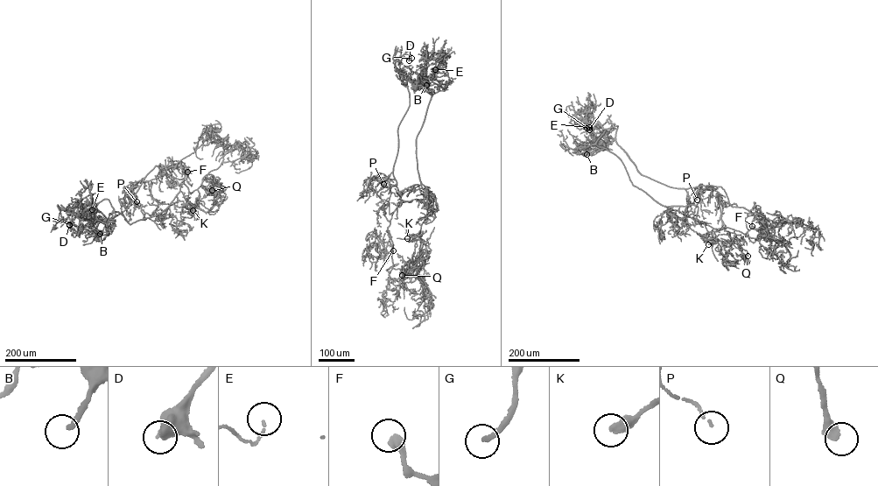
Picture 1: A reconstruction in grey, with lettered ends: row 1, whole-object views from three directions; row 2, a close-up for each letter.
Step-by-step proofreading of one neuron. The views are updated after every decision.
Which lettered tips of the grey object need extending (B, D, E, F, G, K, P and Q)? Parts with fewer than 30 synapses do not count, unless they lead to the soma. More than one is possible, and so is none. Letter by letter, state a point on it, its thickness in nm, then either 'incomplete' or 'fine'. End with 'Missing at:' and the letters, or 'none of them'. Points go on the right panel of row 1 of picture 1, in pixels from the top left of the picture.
B: place (586, 154); calibre 190 nm; incomplete
D: place (589, 130); calibre 600 nm; incomplete
E: place (589, 127); calibre 110 nm; fine
F: place (752, 226); calibre 440 nm; fine
G: place (586, 128); calibre 200 nm; incomplete
K: place (708, 244); calibre 480 nm; fine
P: place (697, 200); calibre 90 nm; fine
Q: place (748, 256); calibre 440 nm; fine
Missing at: B, D, G

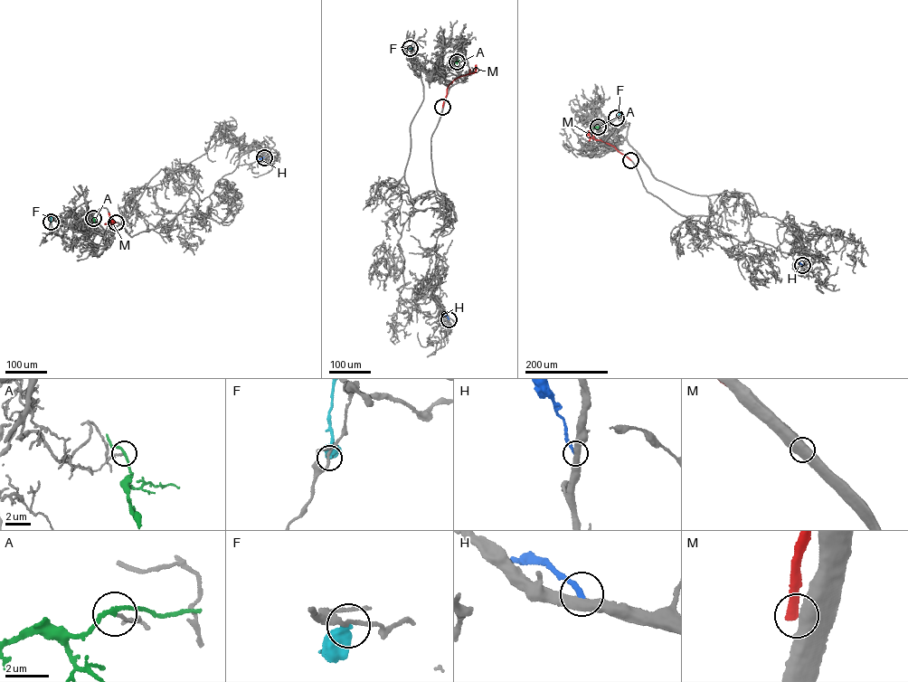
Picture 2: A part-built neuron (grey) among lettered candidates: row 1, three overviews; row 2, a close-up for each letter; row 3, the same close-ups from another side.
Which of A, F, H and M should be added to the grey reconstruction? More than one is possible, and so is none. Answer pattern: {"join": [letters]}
{"join": []}

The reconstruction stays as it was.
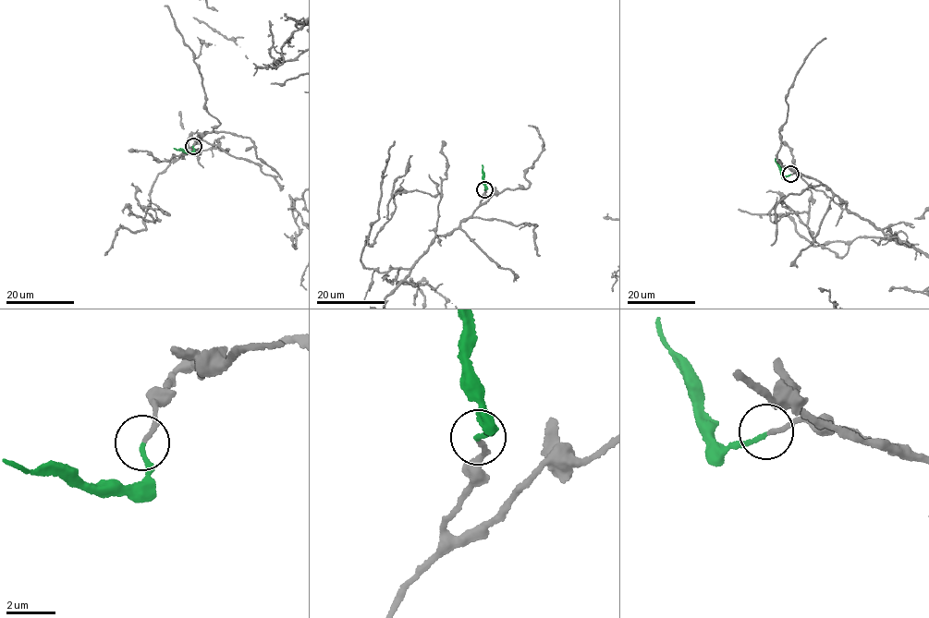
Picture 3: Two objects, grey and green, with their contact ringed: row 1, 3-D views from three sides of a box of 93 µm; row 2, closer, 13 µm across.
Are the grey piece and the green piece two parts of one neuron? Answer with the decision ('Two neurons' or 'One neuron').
One neuron

